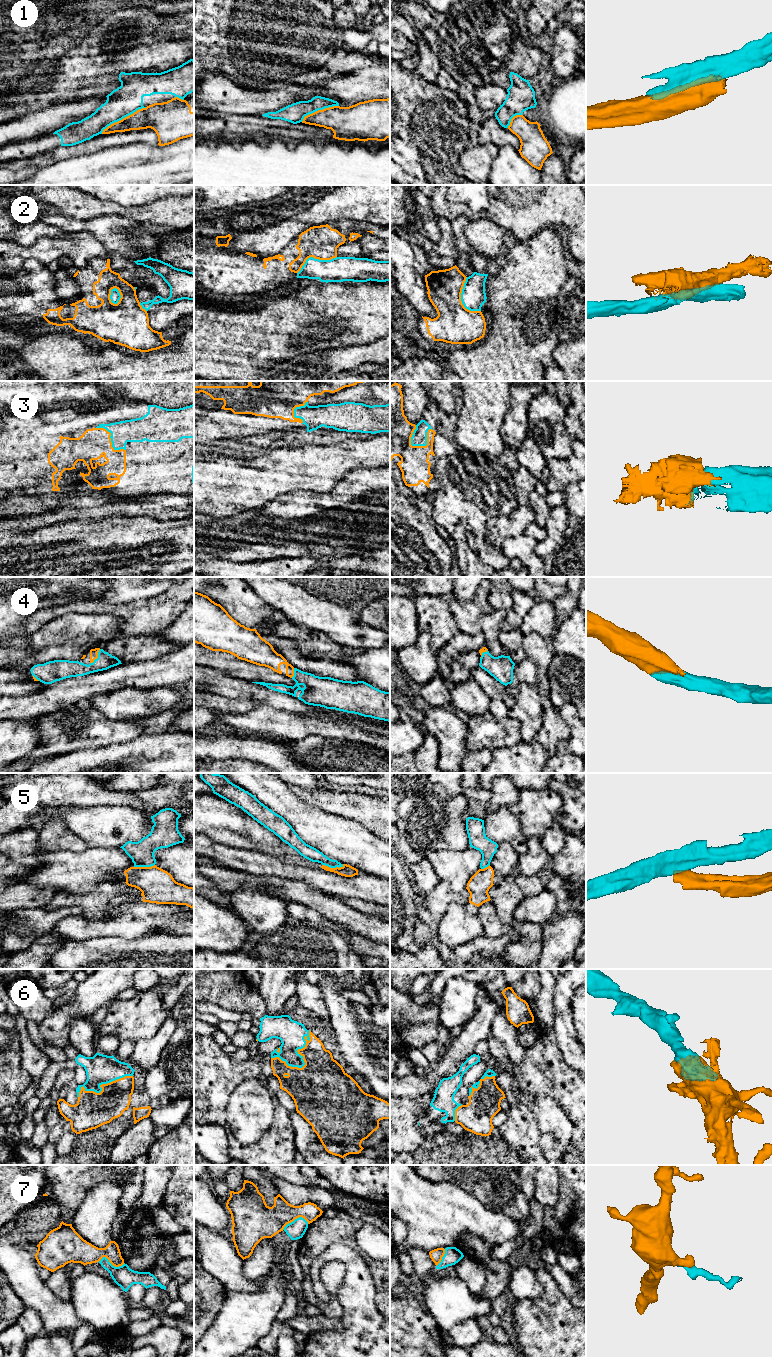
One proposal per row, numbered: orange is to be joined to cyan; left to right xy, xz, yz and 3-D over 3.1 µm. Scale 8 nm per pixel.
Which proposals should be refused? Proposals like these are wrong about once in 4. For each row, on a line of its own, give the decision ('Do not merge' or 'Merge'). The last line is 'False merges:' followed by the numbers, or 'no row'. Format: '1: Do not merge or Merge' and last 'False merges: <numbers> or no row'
1: Do not merge
2: Do not merge
3: Merge
4: Merge
5: Do not merge
6: Merge
7: Do not merge
False merges: 1, 2, 5, 7

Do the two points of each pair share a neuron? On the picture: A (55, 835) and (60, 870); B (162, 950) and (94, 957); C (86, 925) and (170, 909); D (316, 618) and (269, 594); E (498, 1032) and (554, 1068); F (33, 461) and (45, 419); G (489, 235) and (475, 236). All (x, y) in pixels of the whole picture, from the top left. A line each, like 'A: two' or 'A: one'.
A: two
B: one
C: one
D: one
E: two
F: one
G: one

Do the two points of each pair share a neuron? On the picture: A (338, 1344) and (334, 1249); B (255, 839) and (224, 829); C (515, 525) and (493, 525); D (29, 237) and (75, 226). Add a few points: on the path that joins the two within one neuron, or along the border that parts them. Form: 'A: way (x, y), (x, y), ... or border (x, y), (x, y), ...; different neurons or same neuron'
A: way (354, 1320), (354, 1270); same neuron
B: way (247, 834), (237, 829), (232, 829); same neuron
C: way (510, 525), (498, 525); same neuron
D: border (41, 221), (54, 225), (68, 234); different neurons

